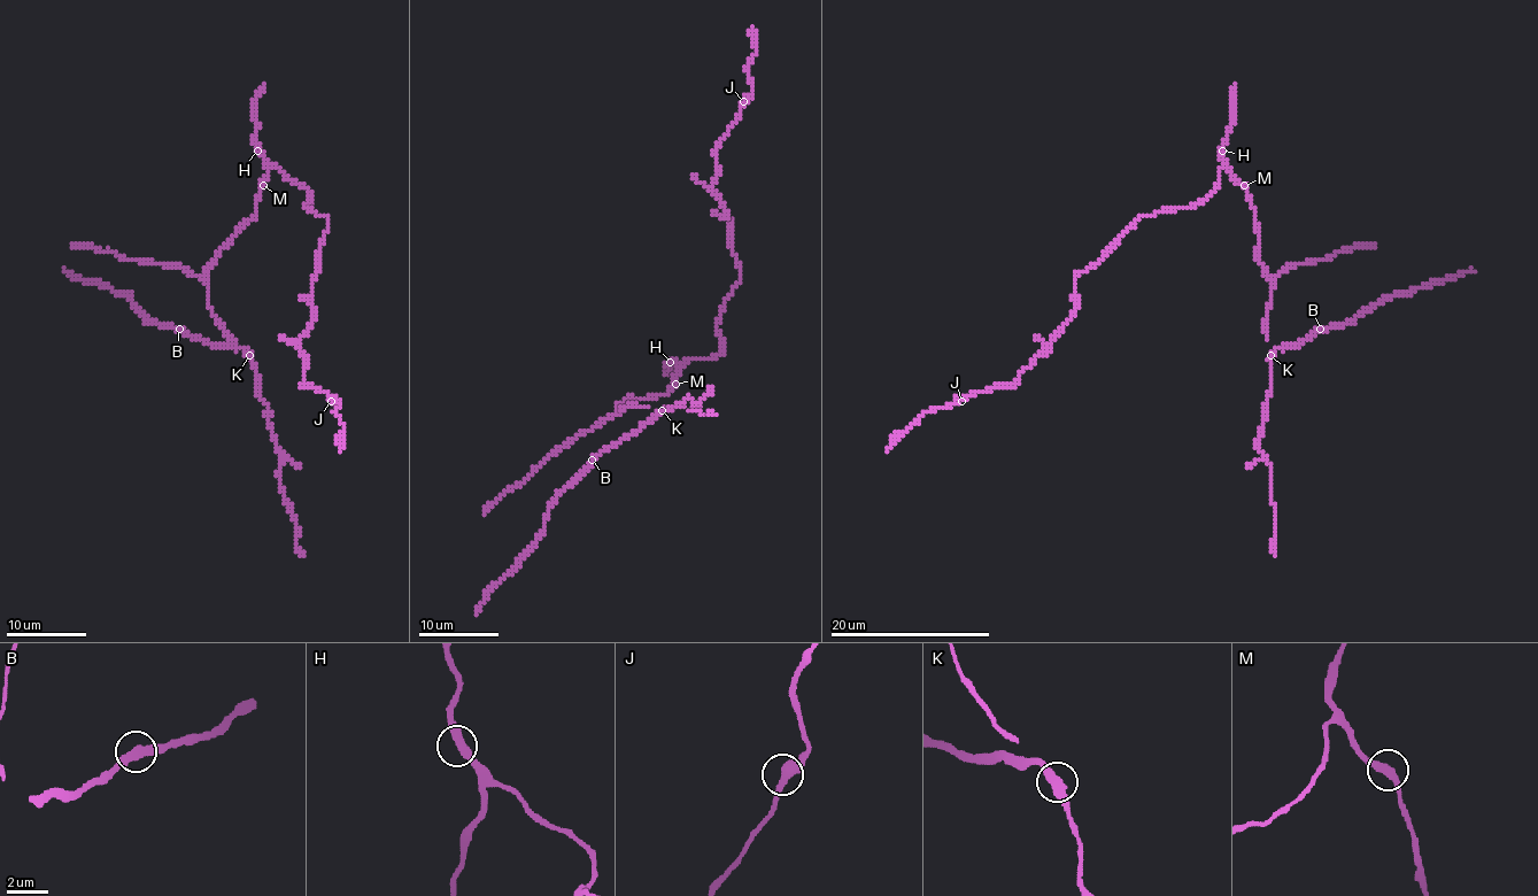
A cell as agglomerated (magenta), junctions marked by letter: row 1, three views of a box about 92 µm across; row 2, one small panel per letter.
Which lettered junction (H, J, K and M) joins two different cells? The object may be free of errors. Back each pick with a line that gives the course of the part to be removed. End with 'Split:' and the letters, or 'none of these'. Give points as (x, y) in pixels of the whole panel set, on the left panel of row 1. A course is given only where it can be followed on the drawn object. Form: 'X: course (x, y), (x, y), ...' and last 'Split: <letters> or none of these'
K: course (249, 355), (155, 325), (126, 294), (63, 271)
Split: K

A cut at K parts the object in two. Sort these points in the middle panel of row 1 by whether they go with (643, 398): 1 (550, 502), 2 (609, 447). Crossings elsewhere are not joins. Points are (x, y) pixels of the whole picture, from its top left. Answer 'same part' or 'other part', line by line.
1: other part
2: other part

